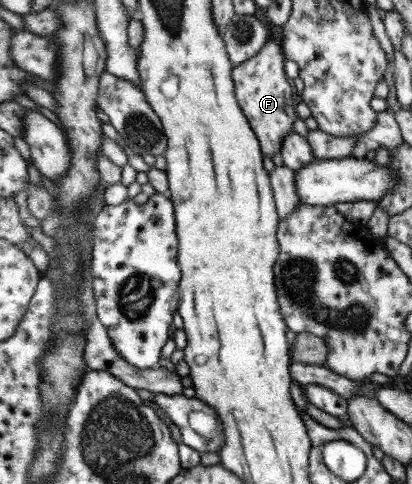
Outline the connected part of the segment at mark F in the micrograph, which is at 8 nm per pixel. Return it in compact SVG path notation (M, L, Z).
M269 39L254 58L235 66L232 73L240 106L260 140L264 156L270 158L281 153L283 142L293 133L293 124L299 119L295 111L295 87L289 83L285 73L286 55L283 55L283 50L277 41Z

